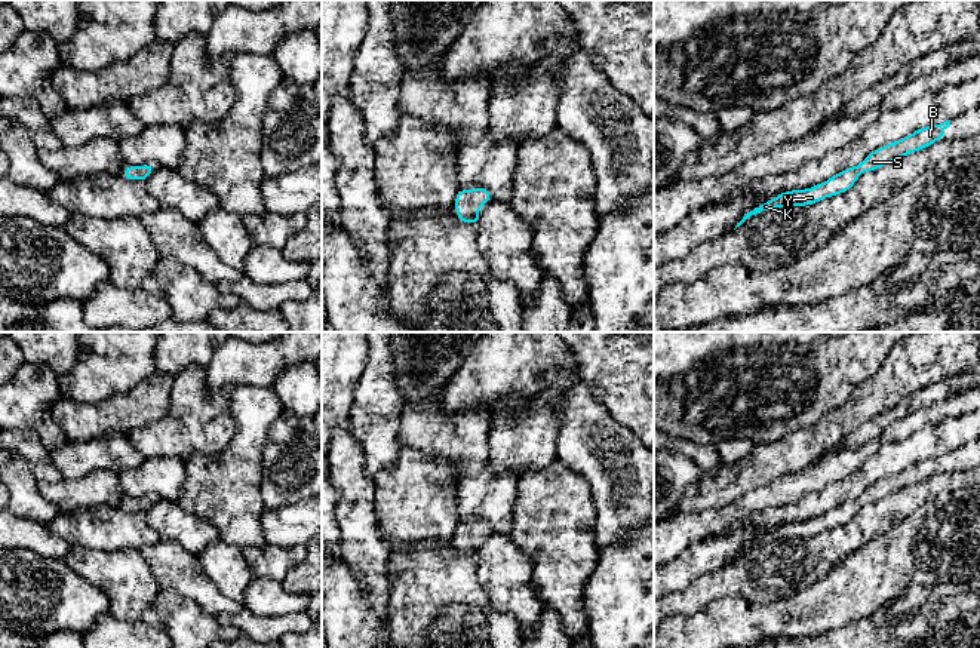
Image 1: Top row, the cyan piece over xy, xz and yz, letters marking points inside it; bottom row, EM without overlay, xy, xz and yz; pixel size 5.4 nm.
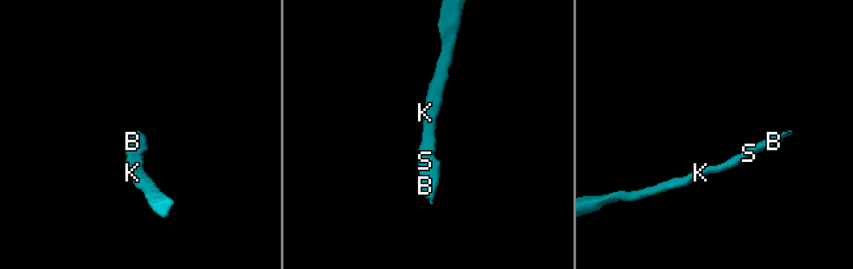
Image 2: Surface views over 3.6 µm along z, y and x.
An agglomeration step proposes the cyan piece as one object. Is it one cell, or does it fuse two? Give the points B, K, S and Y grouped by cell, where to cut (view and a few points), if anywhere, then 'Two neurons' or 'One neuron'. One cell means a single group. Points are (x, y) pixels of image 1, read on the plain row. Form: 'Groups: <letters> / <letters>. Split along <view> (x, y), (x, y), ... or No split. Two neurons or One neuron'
Groups: B K S Y. No split. One neuron

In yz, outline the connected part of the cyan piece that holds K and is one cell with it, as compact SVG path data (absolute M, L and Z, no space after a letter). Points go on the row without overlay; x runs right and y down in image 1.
M946 452L938 457L921 460L898 473L894 473L891 476L876 480L869 488L866 488L858 498L847 500L821 516L817 516L807 522L790 522L790 523L780 525L777 529L744 546L743 552L735 558L735 561L740 559L752 547L756 547L769 541L793 538L793 537L807 538L807 537L817 535L823 532L824 529L842 526L855 516L855 513L863 504L876 503L903 488L927 480L936 473L941 473L943 464L949 458L950 458L950 452Z

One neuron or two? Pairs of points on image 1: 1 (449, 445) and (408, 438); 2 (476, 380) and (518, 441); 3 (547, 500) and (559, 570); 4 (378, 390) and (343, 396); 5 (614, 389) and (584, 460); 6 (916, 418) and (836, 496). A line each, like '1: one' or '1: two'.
1: one
2: two
3: one
4: two
5: two
6: two

